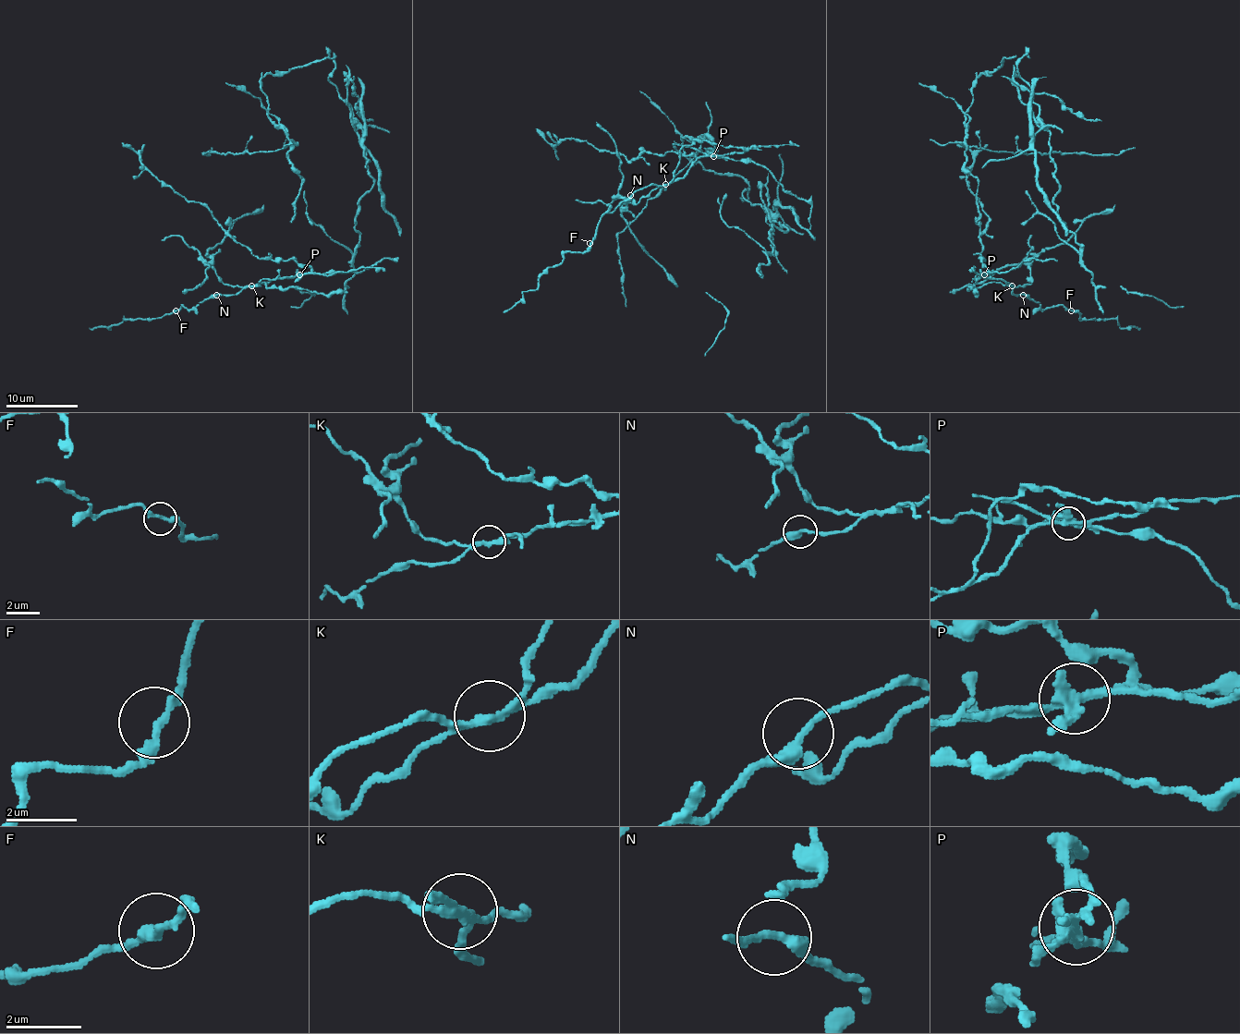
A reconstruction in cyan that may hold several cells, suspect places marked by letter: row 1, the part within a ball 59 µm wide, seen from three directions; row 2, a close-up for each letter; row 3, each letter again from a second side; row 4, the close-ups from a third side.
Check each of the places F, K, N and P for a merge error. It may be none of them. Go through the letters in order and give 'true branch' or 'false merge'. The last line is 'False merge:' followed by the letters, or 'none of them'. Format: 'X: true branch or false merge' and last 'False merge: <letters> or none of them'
F: true branch
K: false merge
N: true branch
P: false merge
False merge: K, P

